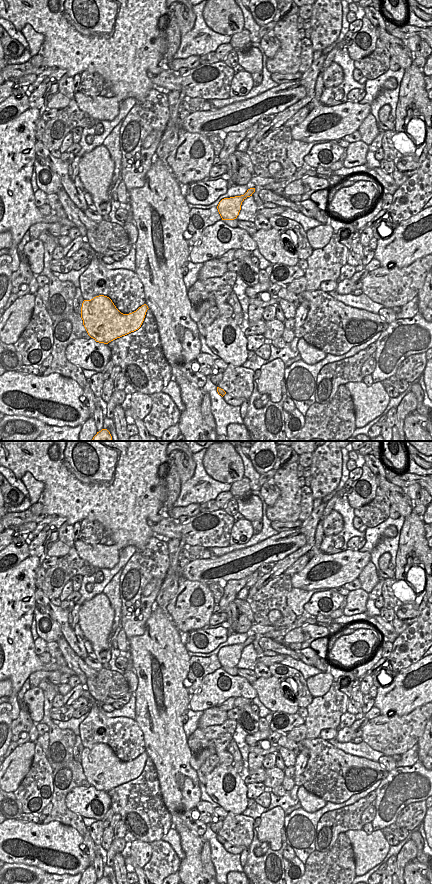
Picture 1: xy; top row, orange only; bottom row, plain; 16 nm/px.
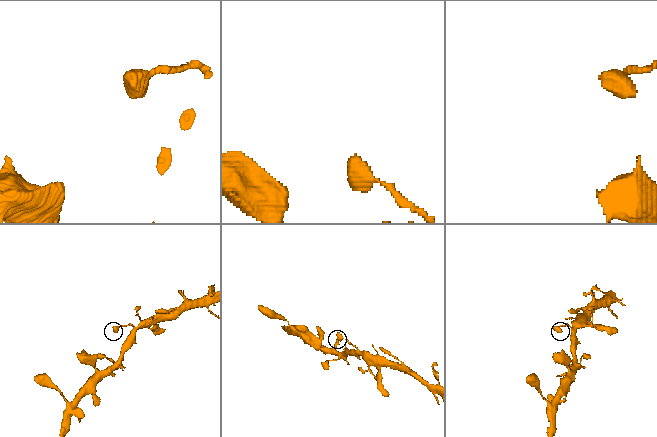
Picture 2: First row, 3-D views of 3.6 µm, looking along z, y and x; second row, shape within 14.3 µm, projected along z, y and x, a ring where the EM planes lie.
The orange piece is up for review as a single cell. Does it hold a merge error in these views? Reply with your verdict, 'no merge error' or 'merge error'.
no merge error

